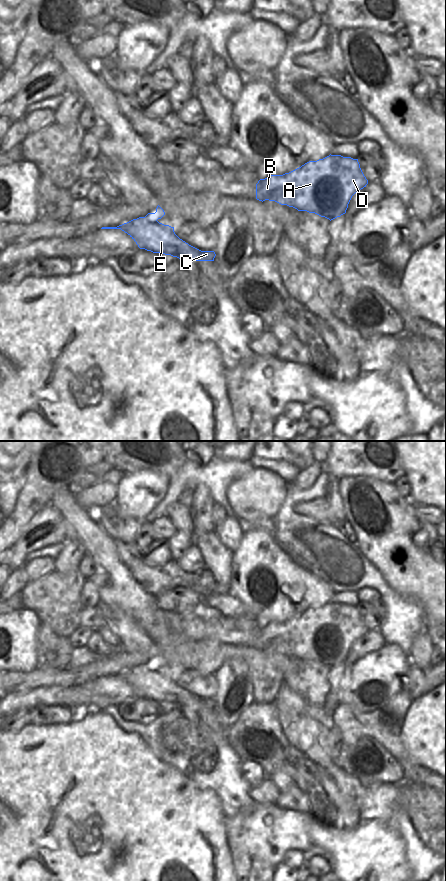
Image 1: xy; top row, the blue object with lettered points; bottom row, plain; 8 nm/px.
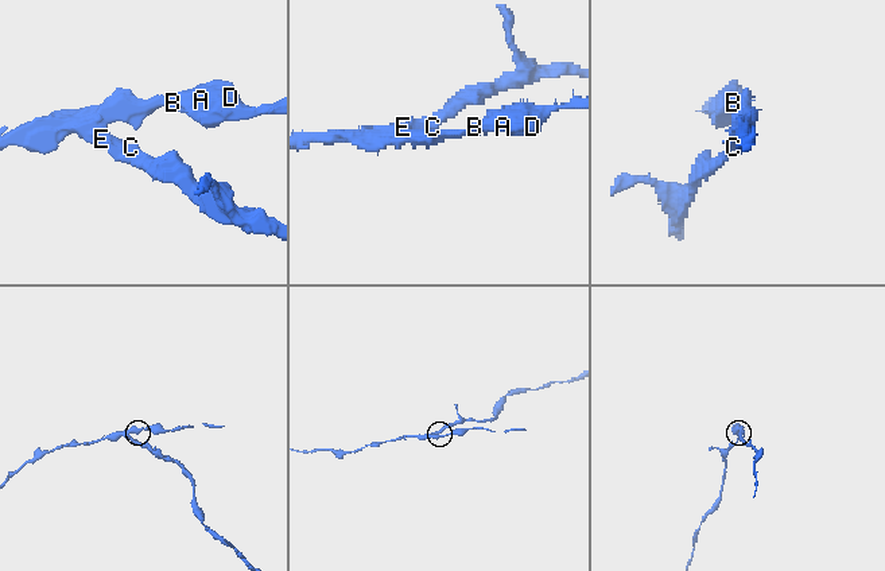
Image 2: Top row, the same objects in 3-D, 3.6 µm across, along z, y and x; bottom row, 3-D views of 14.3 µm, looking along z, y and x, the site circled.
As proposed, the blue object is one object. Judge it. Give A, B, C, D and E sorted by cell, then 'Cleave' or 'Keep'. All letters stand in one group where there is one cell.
Groups: A B D / C E. Cleave.

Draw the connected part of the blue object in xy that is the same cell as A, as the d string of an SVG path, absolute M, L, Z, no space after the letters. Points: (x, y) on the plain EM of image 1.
M330 602L289 621L260 627L256 647L275 649L331 669L346 661L352 644L367 632L358 607Z

